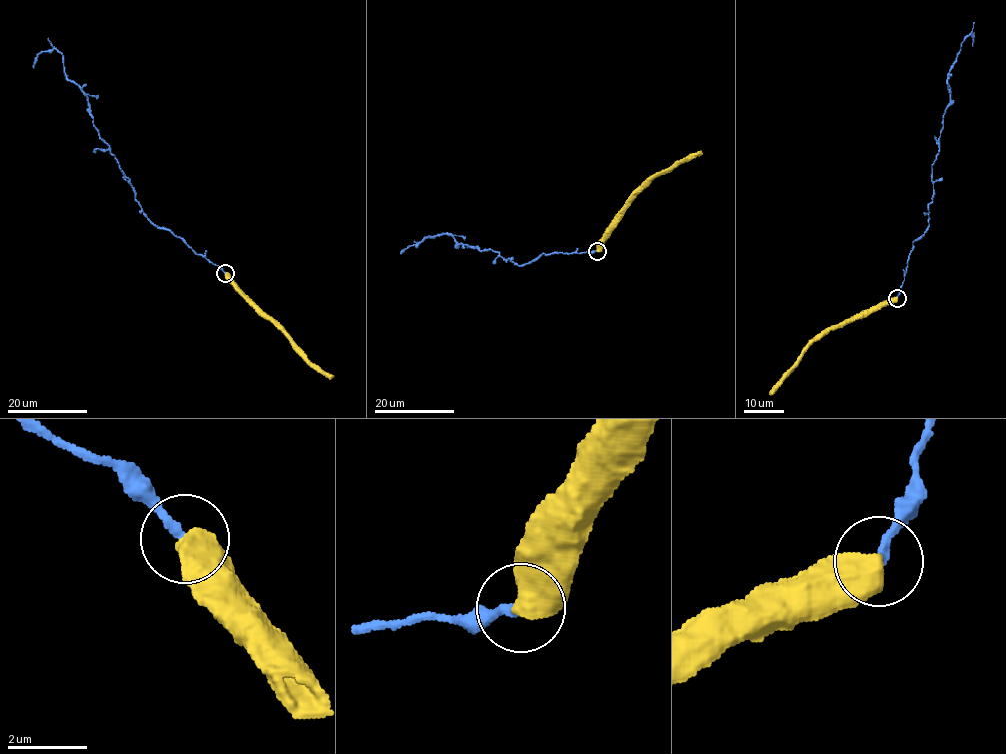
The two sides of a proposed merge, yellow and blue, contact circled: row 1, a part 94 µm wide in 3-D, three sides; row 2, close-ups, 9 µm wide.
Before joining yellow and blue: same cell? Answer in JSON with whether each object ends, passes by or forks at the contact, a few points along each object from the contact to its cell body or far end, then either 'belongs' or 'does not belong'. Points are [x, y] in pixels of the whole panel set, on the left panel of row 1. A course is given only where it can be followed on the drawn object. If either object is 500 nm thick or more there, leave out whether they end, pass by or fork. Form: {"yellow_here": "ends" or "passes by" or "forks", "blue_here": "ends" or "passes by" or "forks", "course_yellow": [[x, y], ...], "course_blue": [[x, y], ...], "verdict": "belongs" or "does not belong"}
{"course_yellow": [[226, 273], [246, 301], [281, 326], [311, 363], [333, 376]], "course_blue": [[226, 273], [147, 217], [99, 136], [88, 97], [67, 76], [59, 51], [45, 51], [34, 68]], "verdict": "does not belong"}

